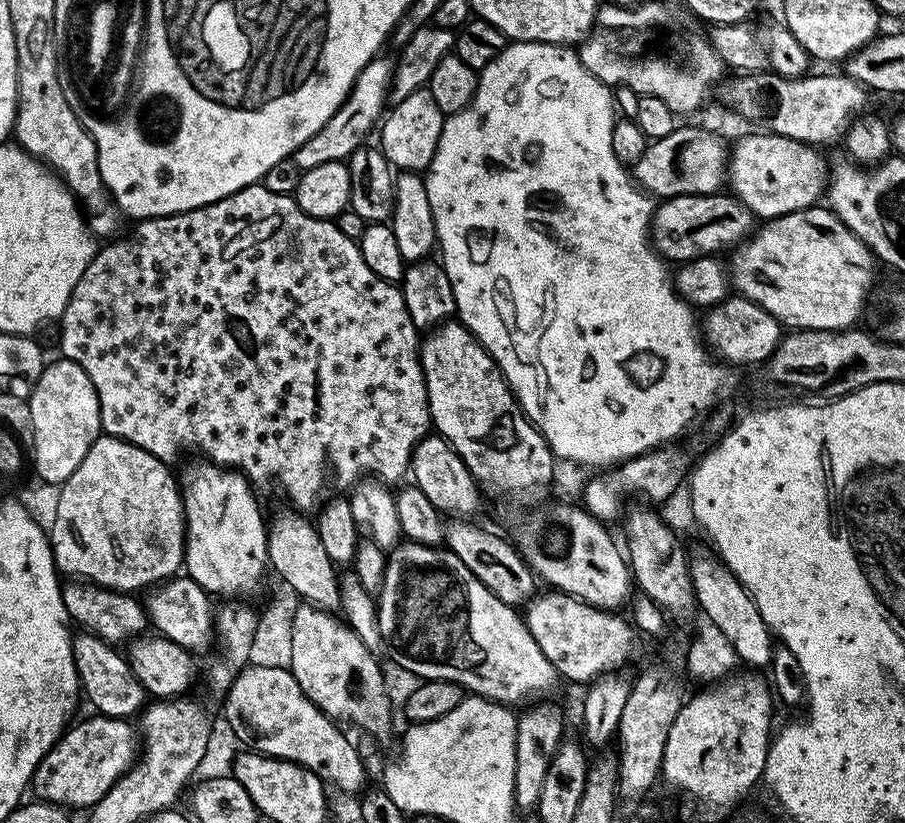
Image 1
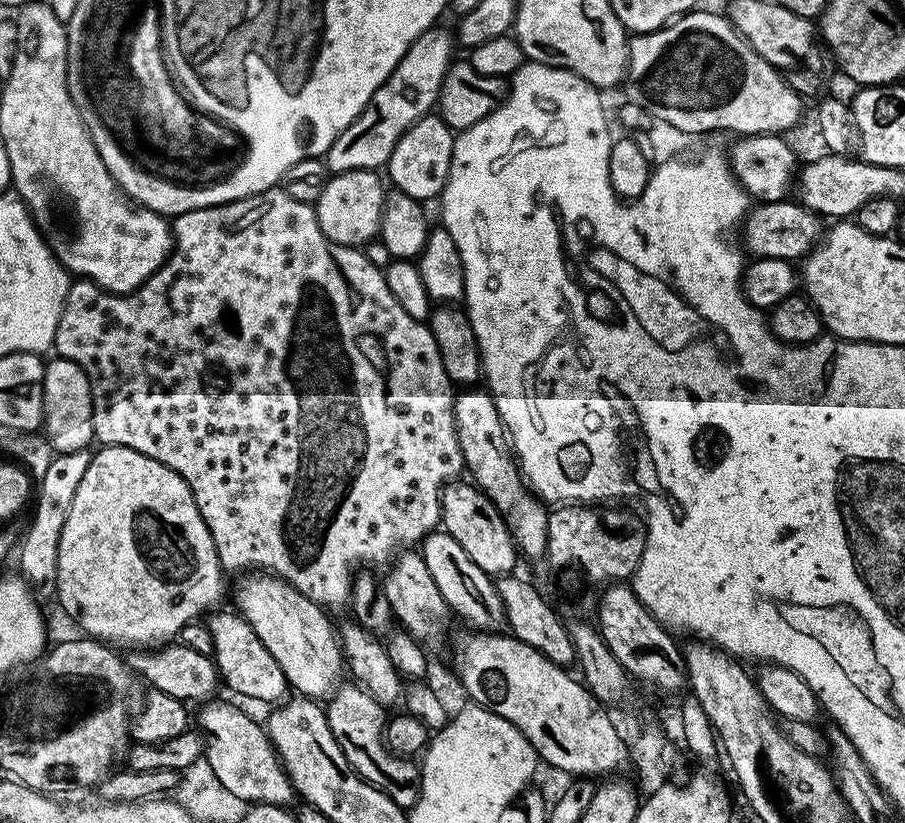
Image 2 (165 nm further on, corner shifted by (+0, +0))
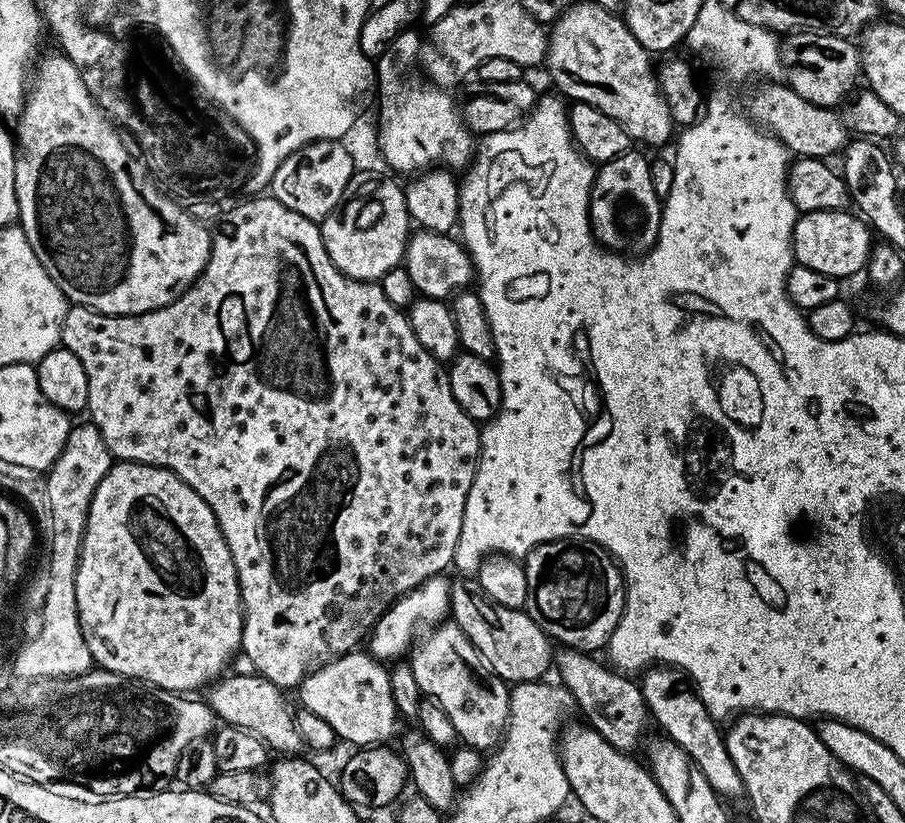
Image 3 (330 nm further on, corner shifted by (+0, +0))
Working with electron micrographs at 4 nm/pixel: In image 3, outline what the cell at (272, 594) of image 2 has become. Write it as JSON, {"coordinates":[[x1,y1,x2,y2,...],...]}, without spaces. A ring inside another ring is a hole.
{"coordinates":[[353,650,312,669,301,682,298,695,307,711,330,722,337,737,356,744,352,746,380,746,397,735,398,713,391,693,389,669,367,651]]}

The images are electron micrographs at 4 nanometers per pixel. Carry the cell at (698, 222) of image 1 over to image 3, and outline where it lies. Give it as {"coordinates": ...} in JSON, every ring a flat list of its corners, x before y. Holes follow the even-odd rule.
{"coordinates":[[818,210,797,215,796,224,792,227,792,254,795,263,806,266,810,270,818,270,818,274,830,274,837,278,852,276,855,272,863,273,868,266,868,255,872,253,874,236,869,225,859,215,851,216,850,213,852,212,848,210,838,212]]}

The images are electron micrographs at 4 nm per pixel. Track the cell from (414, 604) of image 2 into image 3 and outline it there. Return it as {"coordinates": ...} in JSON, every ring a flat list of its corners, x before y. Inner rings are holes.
{"coordinates":[[441,622,429,632,432,633,424,641,421,639,410,652,414,681,427,699,435,700,437,706,445,711,457,737,467,747,495,749,504,739,510,719,509,685,491,671,457,624]]}

